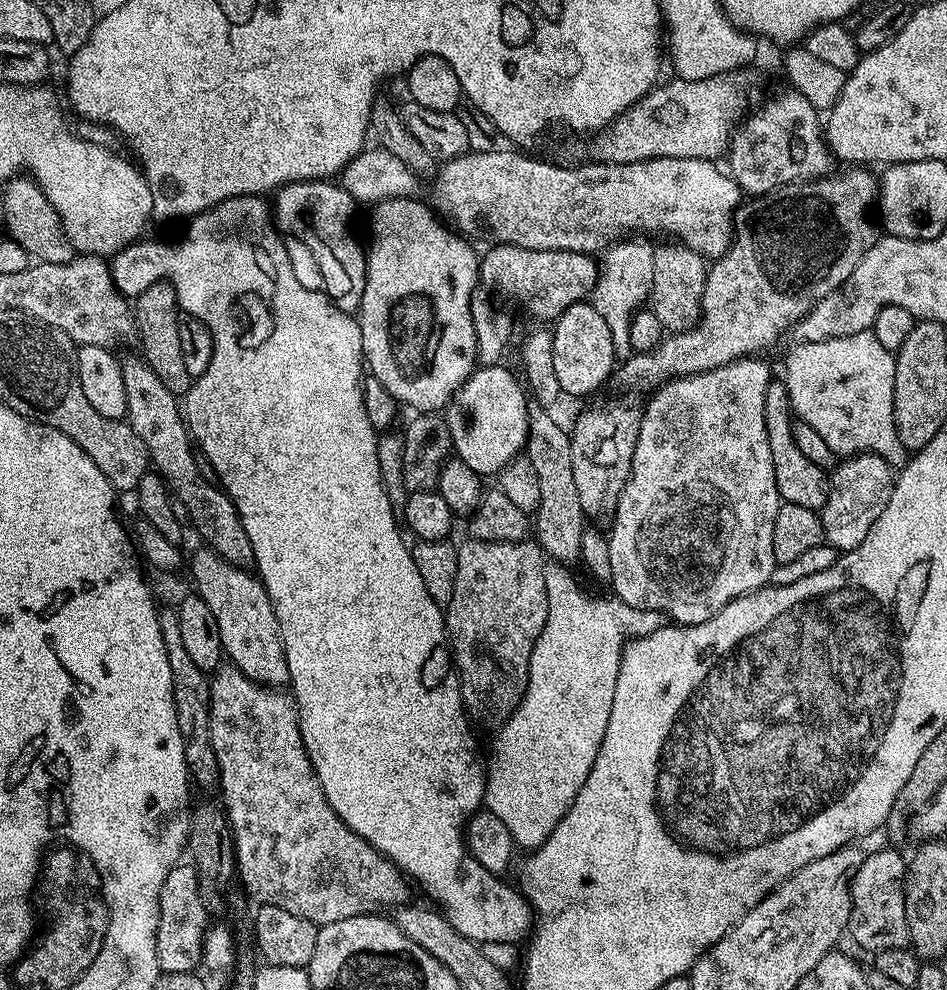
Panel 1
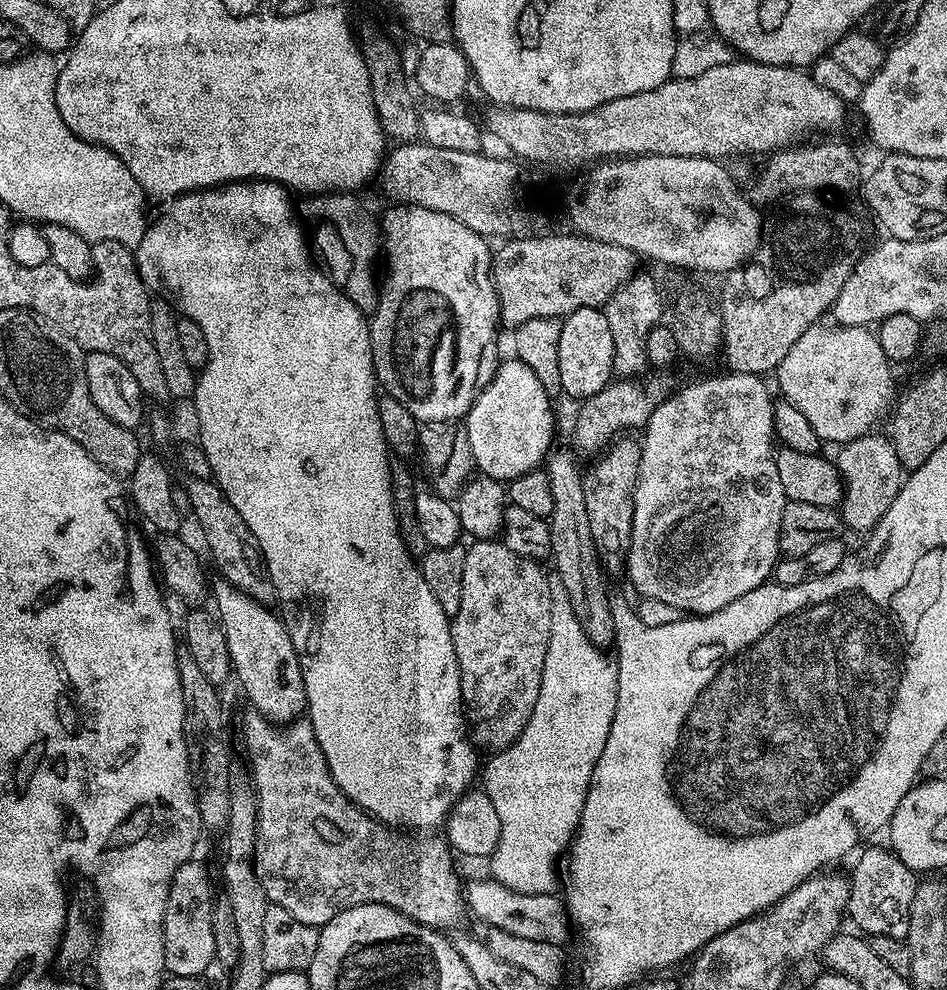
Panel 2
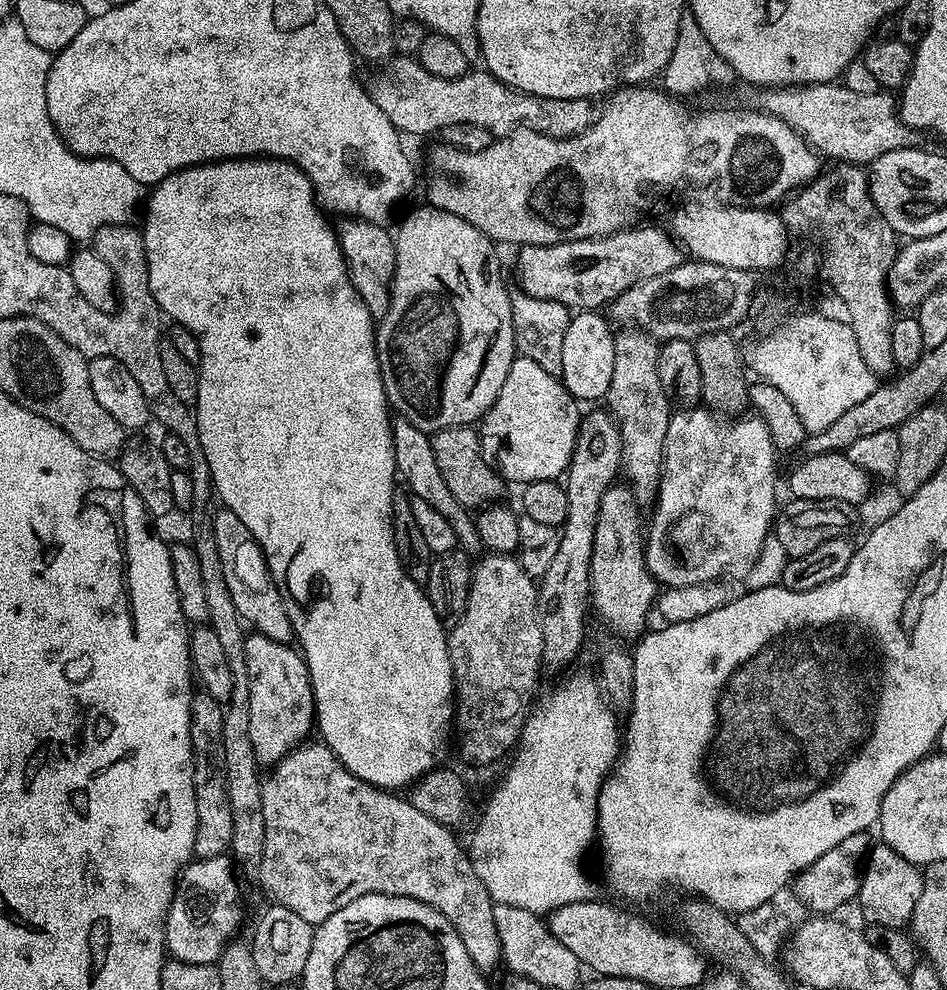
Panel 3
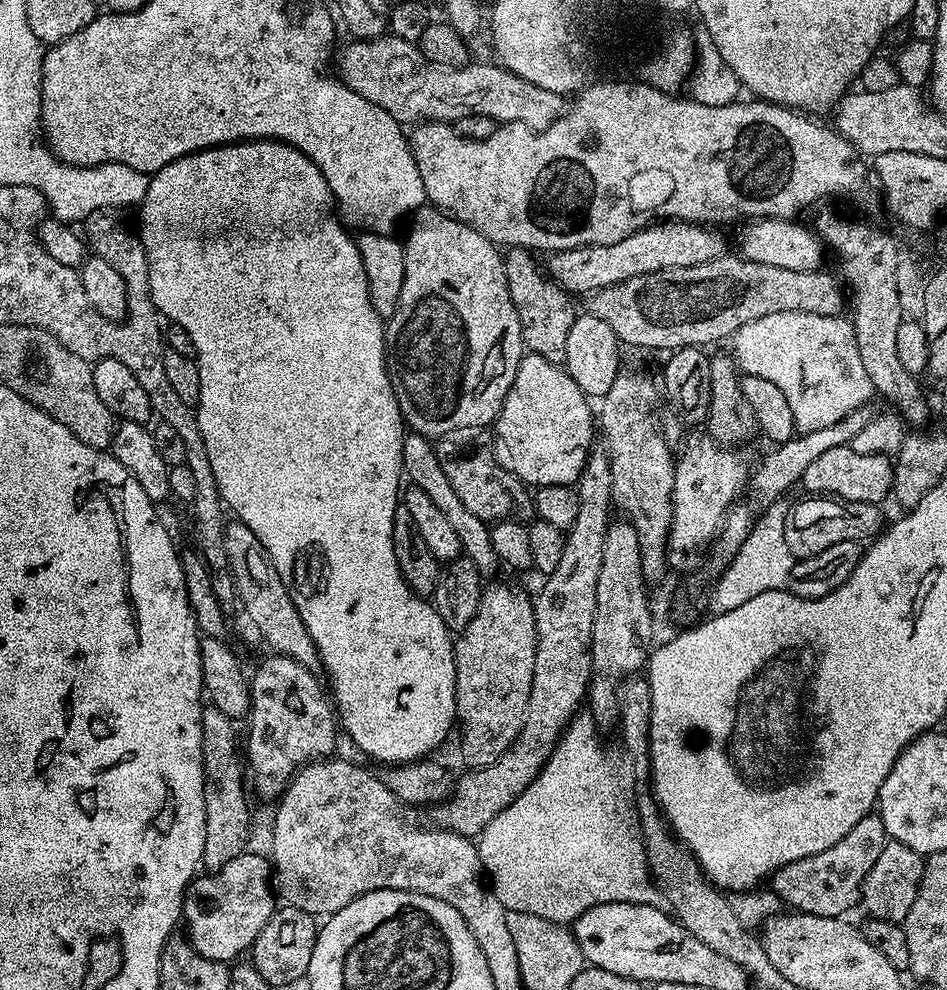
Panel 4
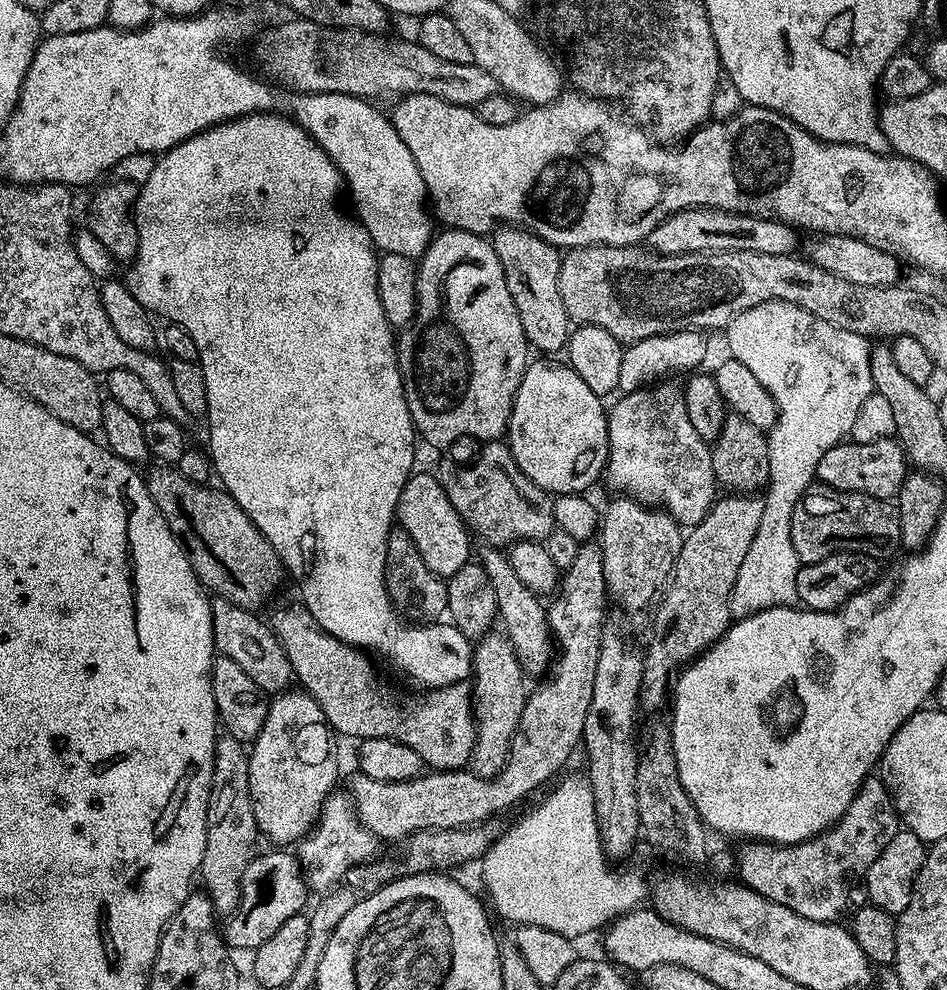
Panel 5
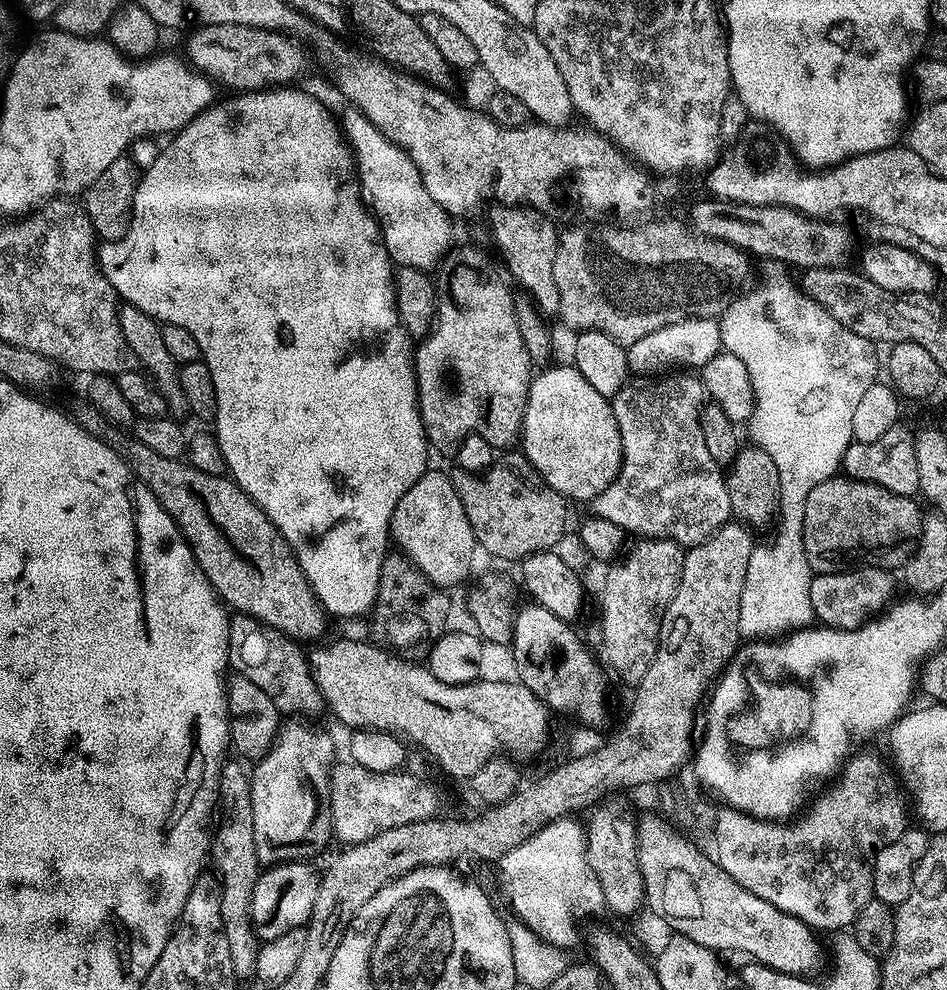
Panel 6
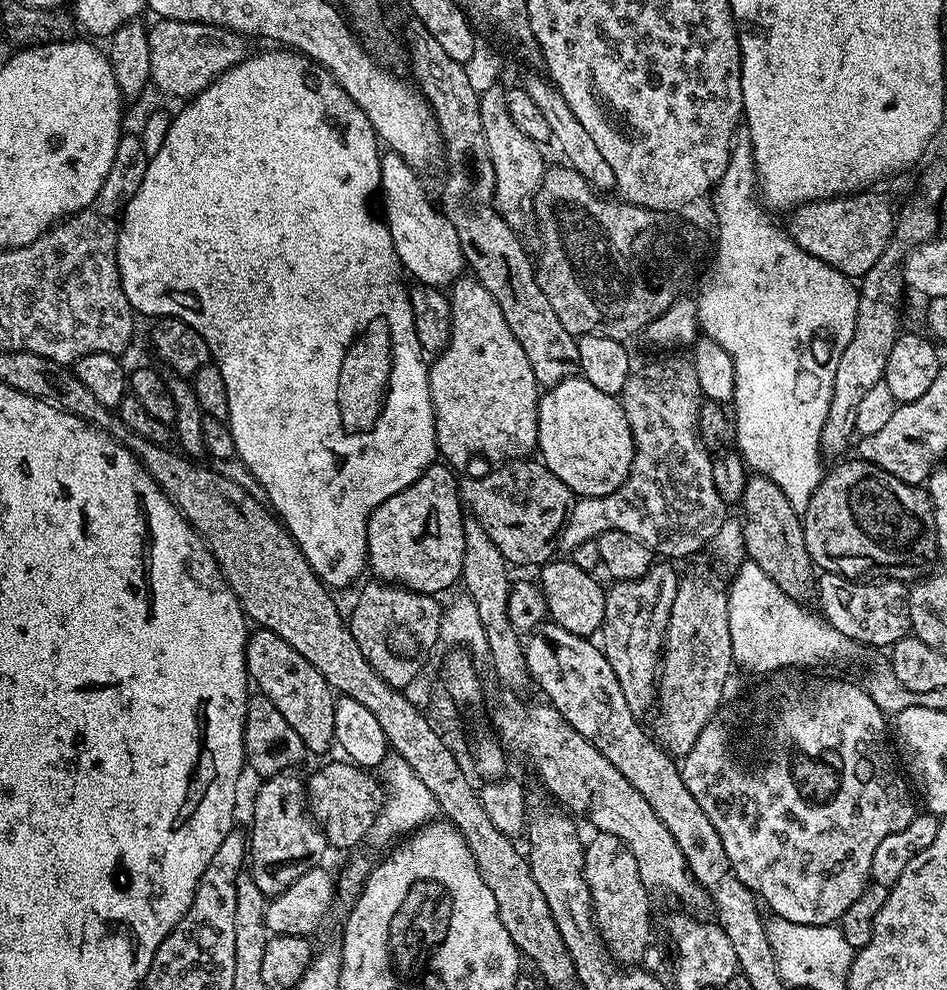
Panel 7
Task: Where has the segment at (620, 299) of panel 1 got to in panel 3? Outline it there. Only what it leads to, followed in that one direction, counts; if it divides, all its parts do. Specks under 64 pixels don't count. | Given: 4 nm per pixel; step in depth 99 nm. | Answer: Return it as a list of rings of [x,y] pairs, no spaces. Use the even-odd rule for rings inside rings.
[[[624,326],[621,332],[619,329],[615,333],[615,338],[614,378],[610,378],[606,404],[620,426],[624,455],[622,468],[626,476],[628,472],[627,479],[637,489],[651,489],[660,478],[660,467],[664,464],[666,426],[670,426],[674,411],[670,397],[662,386],[662,378],[658,378],[660,344],[655,336],[637,326]]]

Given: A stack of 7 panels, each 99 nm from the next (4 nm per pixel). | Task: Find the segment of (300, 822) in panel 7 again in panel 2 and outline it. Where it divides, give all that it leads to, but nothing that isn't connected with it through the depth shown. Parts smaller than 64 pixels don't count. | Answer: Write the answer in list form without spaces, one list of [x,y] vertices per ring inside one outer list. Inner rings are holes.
[[[216,578],[213,584],[211,581],[210,600],[216,603],[214,612],[226,634],[234,676],[240,679],[252,703],[249,705],[265,720],[273,722],[287,722],[303,717],[308,699],[298,654],[283,619],[269,605],[260,604],[245,592],[239,592],[229,580],[223,578]]]

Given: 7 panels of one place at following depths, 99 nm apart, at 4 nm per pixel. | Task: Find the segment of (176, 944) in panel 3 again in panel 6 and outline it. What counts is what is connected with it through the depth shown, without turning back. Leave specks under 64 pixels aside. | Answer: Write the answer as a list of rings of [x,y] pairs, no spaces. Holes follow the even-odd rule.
[[[293,862],[261,871],[252,899],[252,929],[261,941],[273,940],[295,928],[304,928],[311,918],[321,873],[315,872],[310,865],[308,862]]]

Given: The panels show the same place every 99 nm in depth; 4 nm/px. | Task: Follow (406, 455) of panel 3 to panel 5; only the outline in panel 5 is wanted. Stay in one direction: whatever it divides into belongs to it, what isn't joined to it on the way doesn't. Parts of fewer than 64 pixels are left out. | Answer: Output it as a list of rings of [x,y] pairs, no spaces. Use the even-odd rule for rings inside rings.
[[[481,543],[478,548],[478,563],[484,567],[486,578],[490,578],[494,586],[496,610],[502,624],[504,620],[503,631],[514,646],[518,662],[529,677],[543,677],[554,660],[554,641],[548,625],[545,601],[518,579],[518,574],[514,574],[514,566],[510,566],[508,561],[508,552],[501,550],[497,545]]]

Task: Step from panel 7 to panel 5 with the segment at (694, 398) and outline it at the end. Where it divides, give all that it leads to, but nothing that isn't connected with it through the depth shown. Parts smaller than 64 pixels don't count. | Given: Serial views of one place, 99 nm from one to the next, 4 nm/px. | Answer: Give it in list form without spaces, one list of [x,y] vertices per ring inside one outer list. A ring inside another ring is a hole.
[[[660,382],[627,392],[613,407],[609,407],[608,464],[604,478],[612,486],[622,486],[625,495],[635,496],[643,504],[661,506],[681,527],[689,528],[699,524],[713,507],[718,485],[713,472],[711,447],[691,425],[683,387],[668,383],[672,382]]]

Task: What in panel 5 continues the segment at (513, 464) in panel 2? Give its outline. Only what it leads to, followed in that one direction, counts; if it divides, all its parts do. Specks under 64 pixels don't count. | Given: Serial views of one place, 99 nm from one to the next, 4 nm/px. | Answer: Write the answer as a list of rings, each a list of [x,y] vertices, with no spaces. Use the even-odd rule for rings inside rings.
[[[529,363],[512,403],[506,433],[507,446],[522,474],[549,494],[574,496],[587,493],[587,488],[605,475],[608,464],[608,412],[604,403],[567,363]]]

